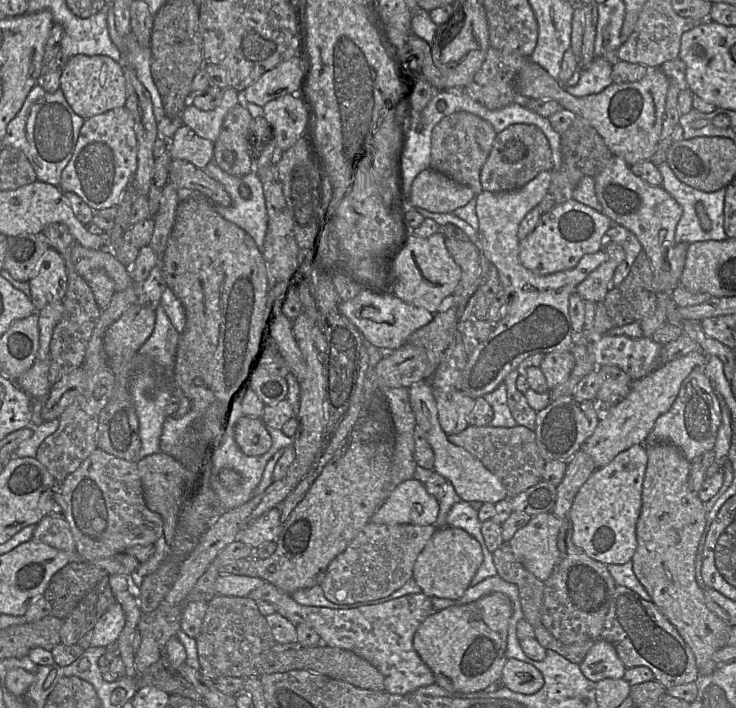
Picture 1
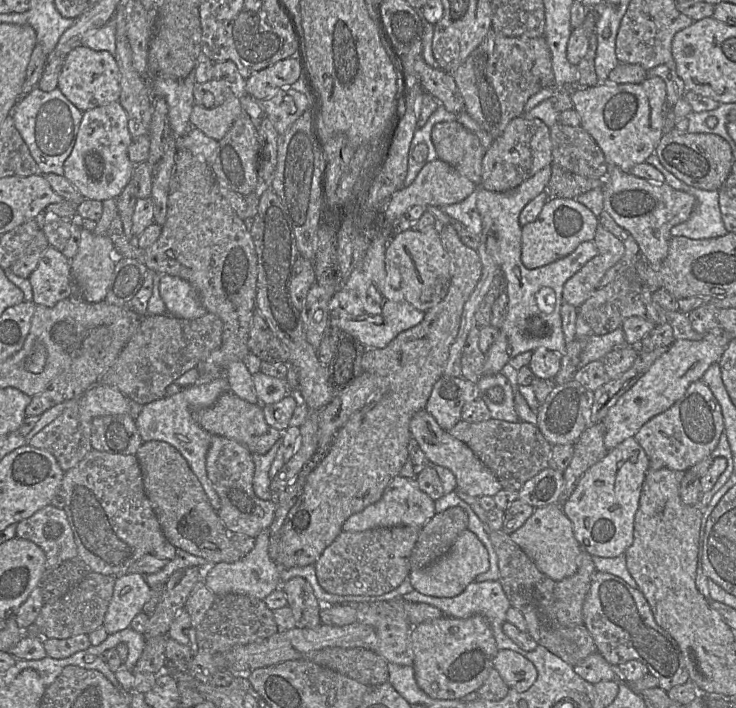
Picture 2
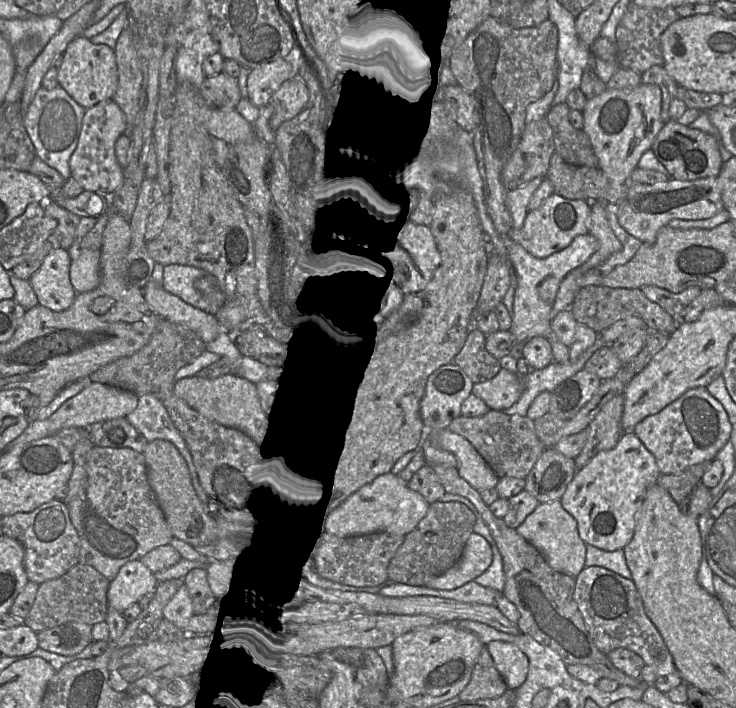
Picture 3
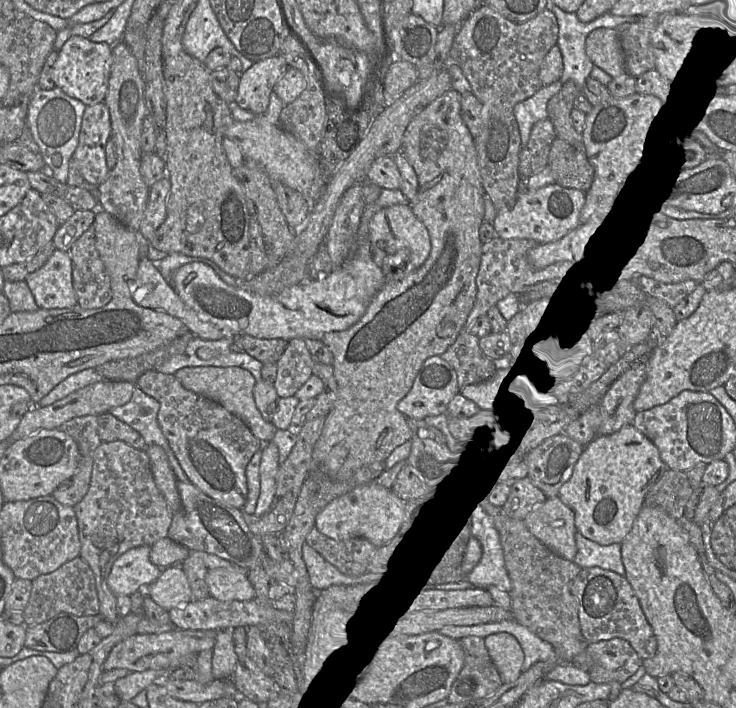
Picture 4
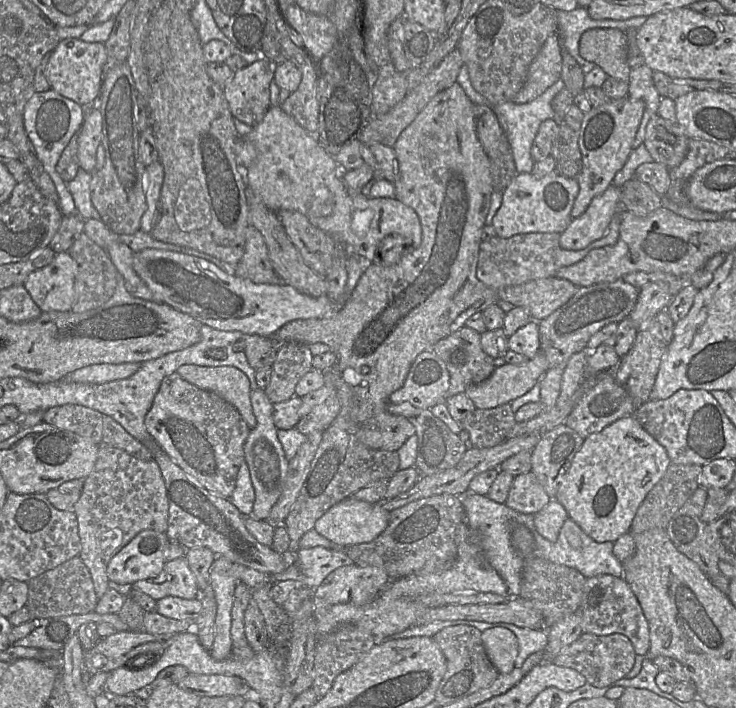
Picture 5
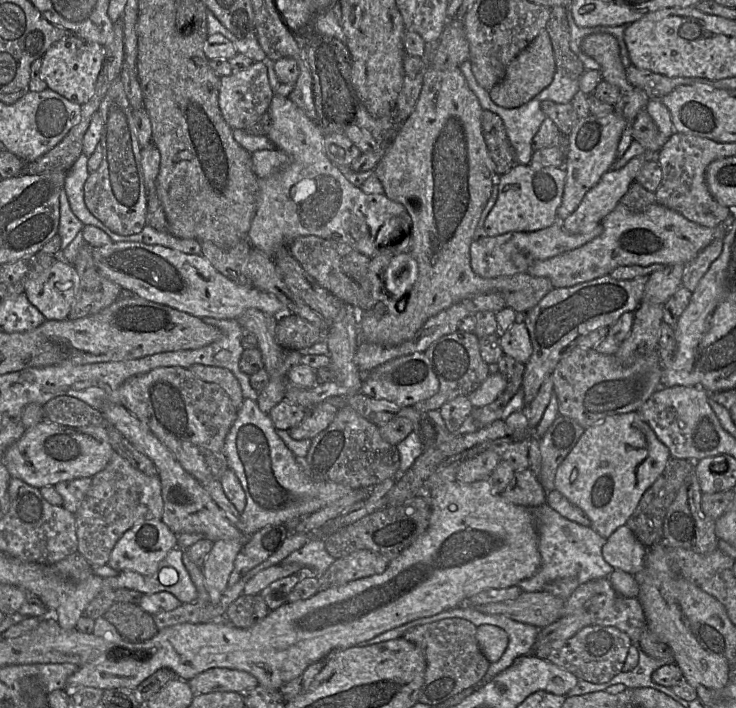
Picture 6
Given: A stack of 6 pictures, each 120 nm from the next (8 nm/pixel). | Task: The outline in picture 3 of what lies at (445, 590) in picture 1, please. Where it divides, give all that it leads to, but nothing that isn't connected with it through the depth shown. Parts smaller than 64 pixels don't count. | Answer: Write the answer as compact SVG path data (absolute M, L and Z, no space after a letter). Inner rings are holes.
M472 532L459 561L439 576L426 581L429 588L452 590L481 575L492 562L492 550L487 540Z

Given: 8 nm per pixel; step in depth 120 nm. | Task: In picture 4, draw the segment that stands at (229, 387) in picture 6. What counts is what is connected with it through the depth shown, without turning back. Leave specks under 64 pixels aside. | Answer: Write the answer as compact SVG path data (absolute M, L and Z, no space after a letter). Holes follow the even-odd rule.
M184 367L174 375L186 389L219 403L241 419L263 444L273 441L277 428L259 412L253 395L256 381L247 370L240 367Z

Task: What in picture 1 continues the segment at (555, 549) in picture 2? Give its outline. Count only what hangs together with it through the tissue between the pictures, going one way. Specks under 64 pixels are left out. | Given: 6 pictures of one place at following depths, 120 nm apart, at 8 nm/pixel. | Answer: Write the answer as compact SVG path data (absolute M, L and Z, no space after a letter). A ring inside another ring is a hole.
M553 512L540 513L532 516L529 523L519 529L509 541L515 558L543 582L550 577L559 561L557 540L560 527L561 520Z

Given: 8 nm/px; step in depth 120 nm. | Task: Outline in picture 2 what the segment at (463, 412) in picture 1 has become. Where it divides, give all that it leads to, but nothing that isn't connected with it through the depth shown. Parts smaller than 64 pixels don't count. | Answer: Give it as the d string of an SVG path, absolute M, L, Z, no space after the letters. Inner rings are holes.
M442 375L425 405L442 429L448 431L462 419L463 406L482 397L477 385L464 377Z

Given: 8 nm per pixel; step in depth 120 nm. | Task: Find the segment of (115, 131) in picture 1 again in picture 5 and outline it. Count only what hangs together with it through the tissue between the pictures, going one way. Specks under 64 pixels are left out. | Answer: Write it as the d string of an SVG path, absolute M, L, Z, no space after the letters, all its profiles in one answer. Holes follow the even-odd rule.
M97 106L85 107L86 114L78 136L79 168L95 172L97 148L102 140L102 114Z

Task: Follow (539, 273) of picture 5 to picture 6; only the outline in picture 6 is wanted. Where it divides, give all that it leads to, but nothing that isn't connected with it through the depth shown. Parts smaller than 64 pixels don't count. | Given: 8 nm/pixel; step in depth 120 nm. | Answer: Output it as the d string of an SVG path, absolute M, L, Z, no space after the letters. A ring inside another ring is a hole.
M561 223L533 231L512 231L502 235L485 237L473 241L470 245L471 268L475 274L483 278L497 278L527 273L529 267L538 260L547 260L583 246L603 232L603 226L597 225L592 231L583 234L571 235L564 231Z

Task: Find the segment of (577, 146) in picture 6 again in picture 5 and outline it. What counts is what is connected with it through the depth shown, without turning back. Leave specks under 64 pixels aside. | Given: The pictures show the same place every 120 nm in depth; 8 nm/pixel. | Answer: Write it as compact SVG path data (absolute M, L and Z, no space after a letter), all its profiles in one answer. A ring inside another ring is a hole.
M625 97L619 100L611 100L599 107L592 107L588 113L584 113L582 125L578 131L582 169L576 178L579 193L571 210L572 219L579 217L586 211L592 199L602 194L613 183L616 173L627 162L633 151L633 143L644 110L644 101Z

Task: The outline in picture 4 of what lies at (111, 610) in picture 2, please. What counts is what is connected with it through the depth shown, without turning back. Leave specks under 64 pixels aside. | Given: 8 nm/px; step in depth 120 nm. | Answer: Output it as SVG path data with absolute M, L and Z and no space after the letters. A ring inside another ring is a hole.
M148 545L131 548L115 560L108 576L115 596L130 596L157 580L162 569L151 562L150 551Z

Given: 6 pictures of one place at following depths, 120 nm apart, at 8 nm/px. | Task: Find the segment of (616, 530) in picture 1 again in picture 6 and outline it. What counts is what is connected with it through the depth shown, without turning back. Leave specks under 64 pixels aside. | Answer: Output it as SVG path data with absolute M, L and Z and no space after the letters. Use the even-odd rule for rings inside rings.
M638 411L607 416L585 428L577 444L557 468L555 489L585 512L595 532L608 538L619 526L626 524L645 491L663 472L670 457L669 448L657 438Z

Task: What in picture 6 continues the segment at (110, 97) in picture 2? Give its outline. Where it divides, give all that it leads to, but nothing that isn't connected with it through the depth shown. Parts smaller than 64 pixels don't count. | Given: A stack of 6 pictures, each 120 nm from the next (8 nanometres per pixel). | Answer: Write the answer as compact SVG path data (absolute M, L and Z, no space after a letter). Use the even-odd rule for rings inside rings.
M75 35L64 37L42 57L41 77L51 89L71 102L83 105L92 97L104 60L103 46Z

